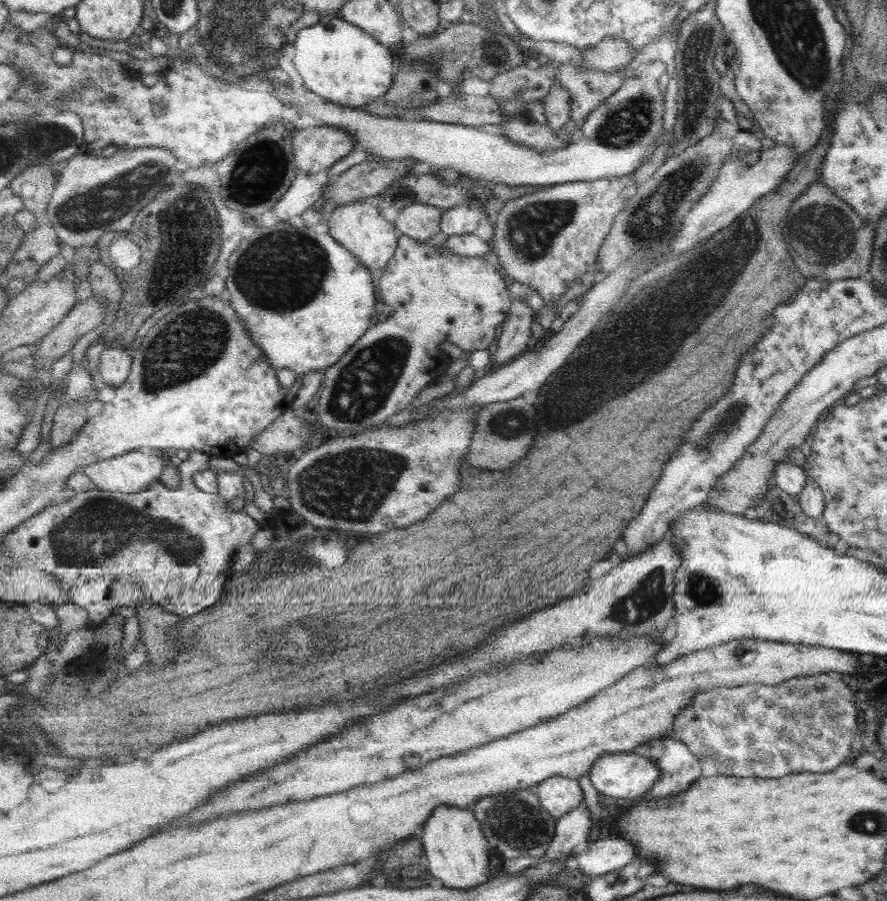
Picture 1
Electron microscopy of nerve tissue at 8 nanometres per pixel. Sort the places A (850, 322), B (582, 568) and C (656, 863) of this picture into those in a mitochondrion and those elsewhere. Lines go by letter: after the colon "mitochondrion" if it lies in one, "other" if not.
A: other
B: other
C: other

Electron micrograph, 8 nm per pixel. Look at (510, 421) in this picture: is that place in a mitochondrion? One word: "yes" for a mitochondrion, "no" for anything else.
yes

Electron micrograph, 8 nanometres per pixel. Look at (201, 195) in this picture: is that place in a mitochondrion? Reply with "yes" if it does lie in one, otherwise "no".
no

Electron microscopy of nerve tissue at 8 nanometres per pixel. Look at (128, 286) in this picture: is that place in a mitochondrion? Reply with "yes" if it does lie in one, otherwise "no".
no

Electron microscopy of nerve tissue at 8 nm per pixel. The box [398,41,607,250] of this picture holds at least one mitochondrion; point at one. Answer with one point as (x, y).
(493, 57)

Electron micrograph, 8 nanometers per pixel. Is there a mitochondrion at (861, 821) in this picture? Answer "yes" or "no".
yes

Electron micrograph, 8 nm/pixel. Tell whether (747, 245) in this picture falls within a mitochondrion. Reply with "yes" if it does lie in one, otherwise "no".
yes

